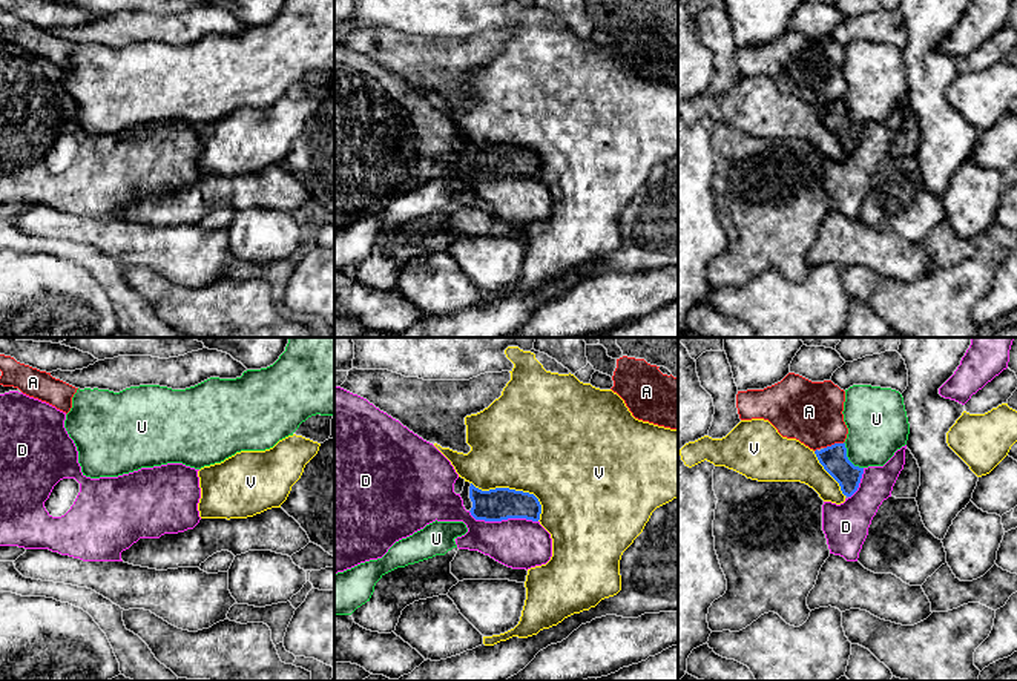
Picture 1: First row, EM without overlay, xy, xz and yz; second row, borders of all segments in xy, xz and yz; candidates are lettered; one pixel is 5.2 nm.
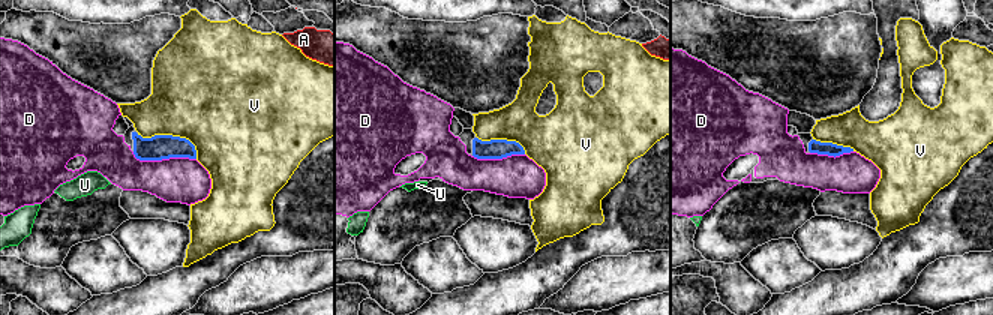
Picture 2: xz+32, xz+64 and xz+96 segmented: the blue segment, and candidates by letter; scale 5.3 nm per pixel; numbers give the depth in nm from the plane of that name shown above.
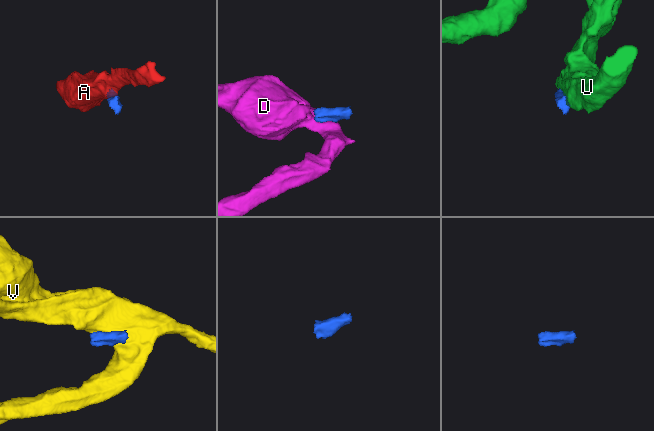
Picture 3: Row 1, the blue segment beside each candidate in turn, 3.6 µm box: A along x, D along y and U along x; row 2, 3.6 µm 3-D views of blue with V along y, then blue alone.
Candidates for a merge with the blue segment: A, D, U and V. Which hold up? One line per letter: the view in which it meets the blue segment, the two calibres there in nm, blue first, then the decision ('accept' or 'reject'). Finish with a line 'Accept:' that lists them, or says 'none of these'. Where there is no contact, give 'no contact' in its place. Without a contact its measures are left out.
A: yz | 140/320 nm | reject
D: xz | 170/260 nm | accept
U: yz | 140/320 nm | reject
V: xz | 170/500 nm | reject
Accept: D

